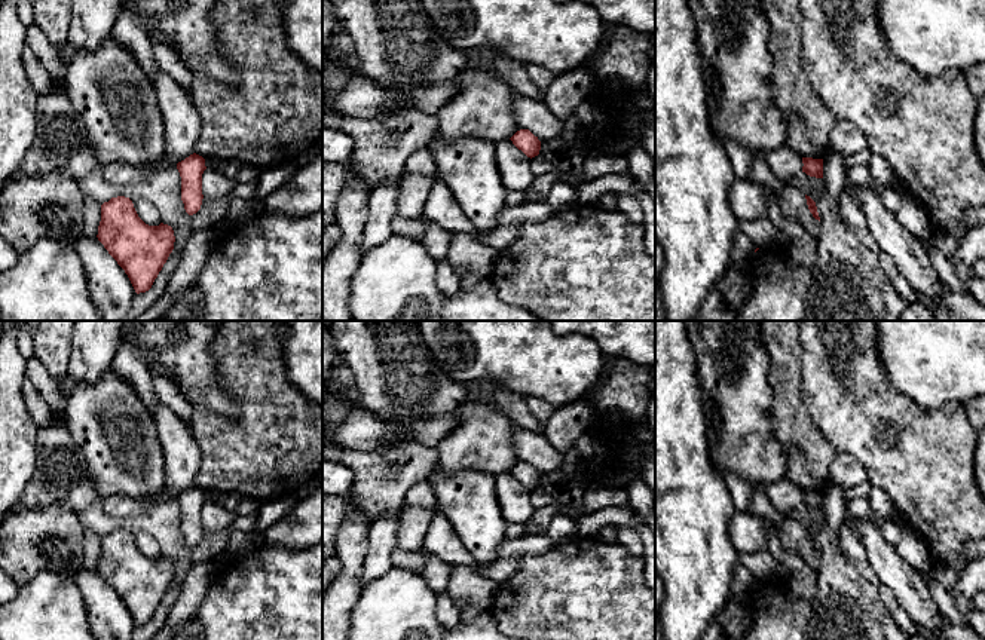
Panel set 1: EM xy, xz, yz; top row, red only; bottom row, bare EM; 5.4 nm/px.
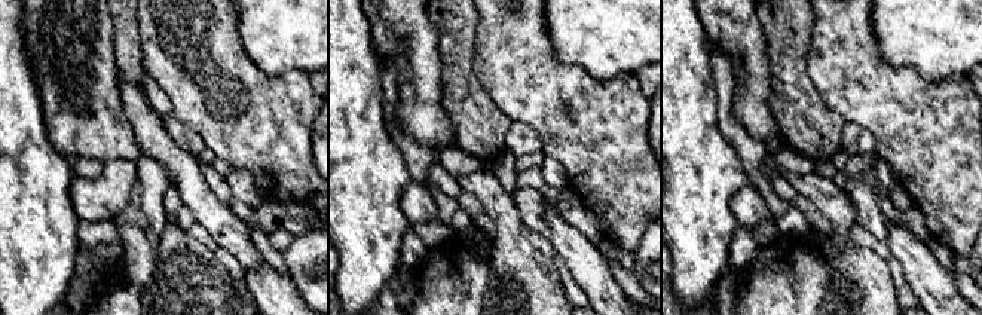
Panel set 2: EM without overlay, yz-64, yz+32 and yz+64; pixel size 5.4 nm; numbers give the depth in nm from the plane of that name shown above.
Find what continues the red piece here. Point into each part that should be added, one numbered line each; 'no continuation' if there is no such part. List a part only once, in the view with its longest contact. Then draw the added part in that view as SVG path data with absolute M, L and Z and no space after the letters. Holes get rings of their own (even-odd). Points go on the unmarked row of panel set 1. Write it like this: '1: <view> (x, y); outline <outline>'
no continuation

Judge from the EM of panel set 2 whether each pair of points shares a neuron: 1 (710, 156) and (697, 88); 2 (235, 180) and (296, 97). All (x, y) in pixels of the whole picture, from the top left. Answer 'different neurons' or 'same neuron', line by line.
1: same neuron
2: different neurons

